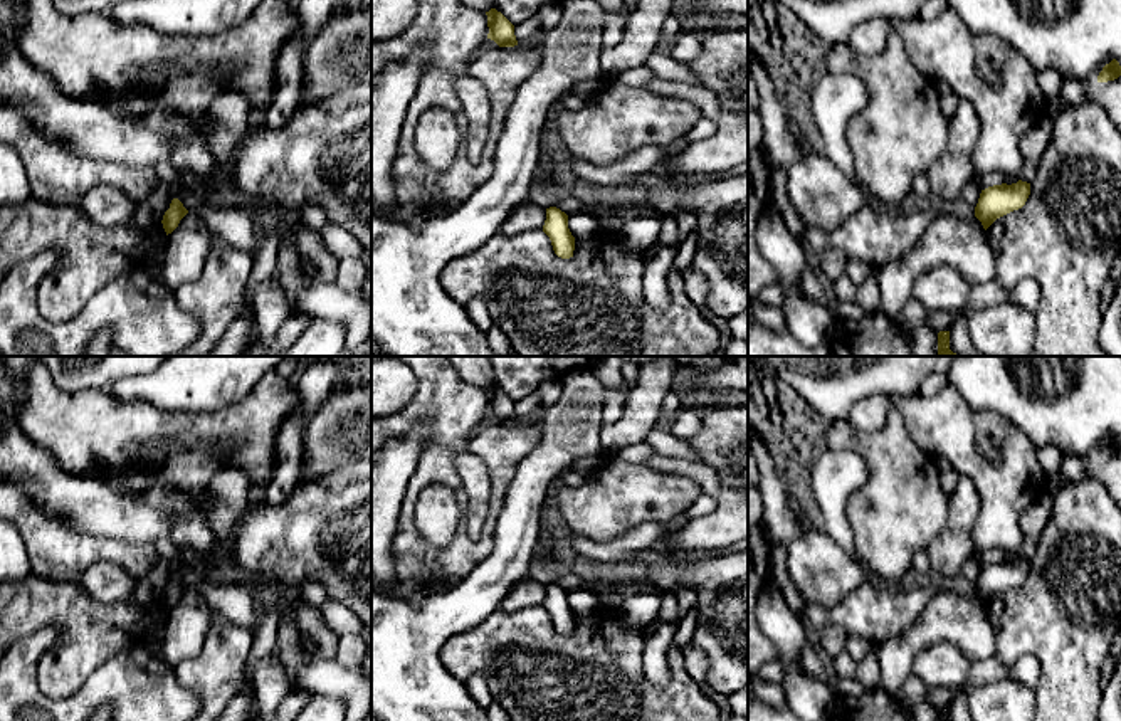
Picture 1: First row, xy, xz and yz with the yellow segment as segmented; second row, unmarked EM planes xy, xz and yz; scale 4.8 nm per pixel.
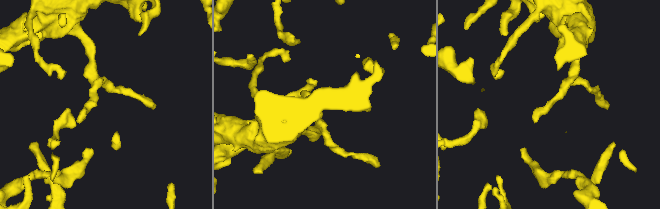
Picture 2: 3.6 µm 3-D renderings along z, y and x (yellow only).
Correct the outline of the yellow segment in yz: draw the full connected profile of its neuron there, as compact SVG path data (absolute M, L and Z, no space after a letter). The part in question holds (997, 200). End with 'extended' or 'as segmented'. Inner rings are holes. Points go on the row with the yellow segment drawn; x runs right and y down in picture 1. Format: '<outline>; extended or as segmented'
M1018 180L1017 183L993 185L982 190L975 207L975 217L987 230L997 218L1018 210L1030 195L1030 183Z; as segmented

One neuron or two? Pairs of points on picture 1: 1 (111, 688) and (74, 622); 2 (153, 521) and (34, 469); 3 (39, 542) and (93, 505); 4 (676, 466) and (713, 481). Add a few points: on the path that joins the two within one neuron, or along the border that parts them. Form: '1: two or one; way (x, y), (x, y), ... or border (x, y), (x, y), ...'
1: two; border (135, 646), (108, 657), (73, 693)
2: one; way (123, 513), (64, 496)
3: two; border (31, 501), (49, 518), (76, 531), (101, 536)
4: one; way (684, 468), (705, 476)

